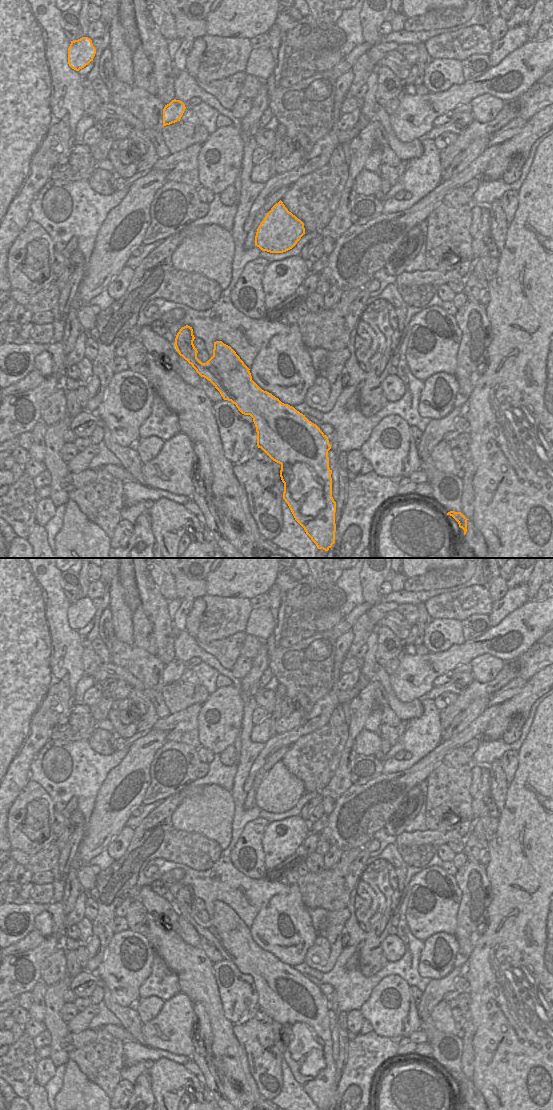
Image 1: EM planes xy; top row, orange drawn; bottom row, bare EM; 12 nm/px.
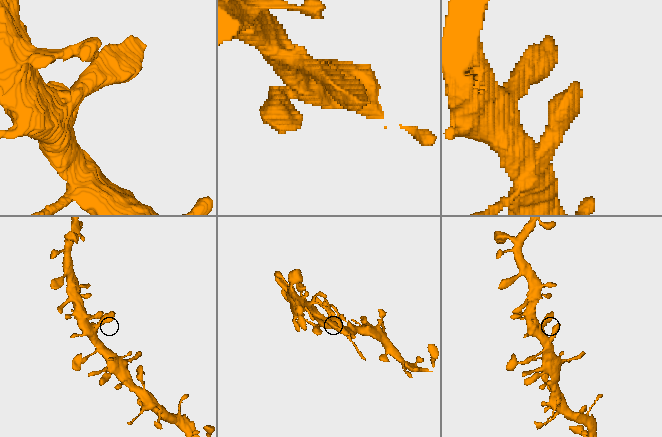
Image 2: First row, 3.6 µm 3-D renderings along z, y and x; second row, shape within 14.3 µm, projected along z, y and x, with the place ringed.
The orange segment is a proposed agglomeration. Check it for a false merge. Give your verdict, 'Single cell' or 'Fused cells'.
Single cell.

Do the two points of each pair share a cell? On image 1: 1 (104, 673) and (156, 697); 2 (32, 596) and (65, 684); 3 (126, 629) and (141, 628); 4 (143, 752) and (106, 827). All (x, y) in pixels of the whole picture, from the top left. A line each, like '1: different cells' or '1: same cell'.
1: same cell
2: same cell
3: different cells
4: same cell

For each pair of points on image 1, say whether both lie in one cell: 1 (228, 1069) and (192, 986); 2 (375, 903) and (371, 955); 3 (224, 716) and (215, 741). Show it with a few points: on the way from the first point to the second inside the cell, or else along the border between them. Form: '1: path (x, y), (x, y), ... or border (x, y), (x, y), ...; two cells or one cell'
1: path (227, 1048), (224, 1045), (222, 1031), (213, 1007); one cell
2: path (370, 916), (368, 918), (369, 942); one cell
3: path (219, 722), (217, 735); one cell

